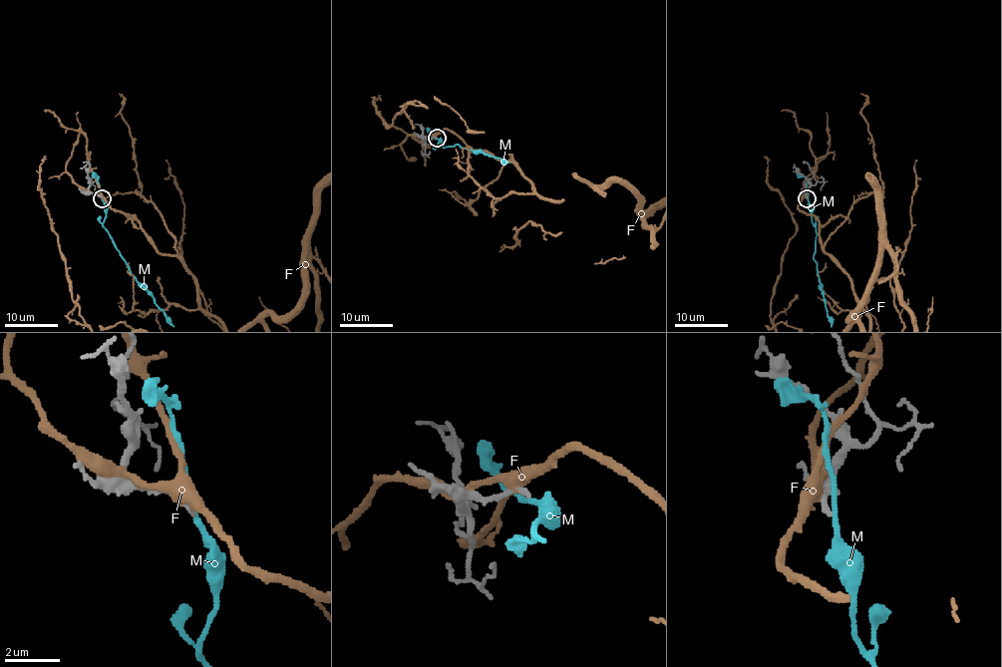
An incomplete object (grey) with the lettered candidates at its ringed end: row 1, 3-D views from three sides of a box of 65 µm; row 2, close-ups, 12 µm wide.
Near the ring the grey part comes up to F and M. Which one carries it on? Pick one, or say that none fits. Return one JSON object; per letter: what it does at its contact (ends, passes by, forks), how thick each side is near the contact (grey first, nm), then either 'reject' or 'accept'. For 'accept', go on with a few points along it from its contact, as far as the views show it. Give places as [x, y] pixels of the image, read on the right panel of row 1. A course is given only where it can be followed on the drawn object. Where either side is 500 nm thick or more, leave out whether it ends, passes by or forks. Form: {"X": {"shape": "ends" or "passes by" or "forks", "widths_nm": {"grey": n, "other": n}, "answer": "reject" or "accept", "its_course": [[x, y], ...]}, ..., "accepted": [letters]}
{"F": {"shape": "forks", "widths_nm": {"grey": 240, "other": 340}, "answer": "reject"}, "M": {"shape": "passes by", "widths_nm": {"grey": 200, "other": 180}, "answer": "reject"}, "accepted": []}

